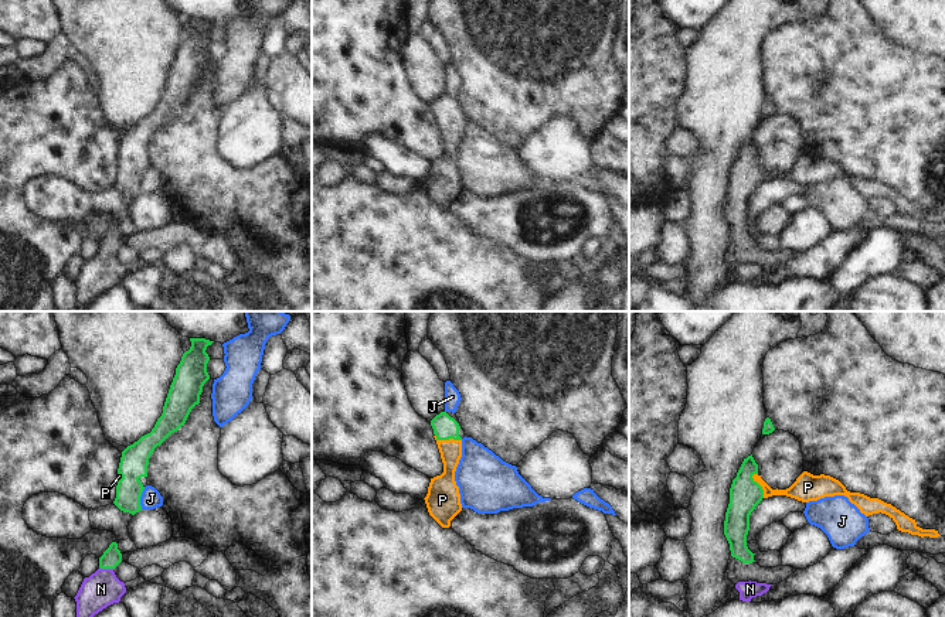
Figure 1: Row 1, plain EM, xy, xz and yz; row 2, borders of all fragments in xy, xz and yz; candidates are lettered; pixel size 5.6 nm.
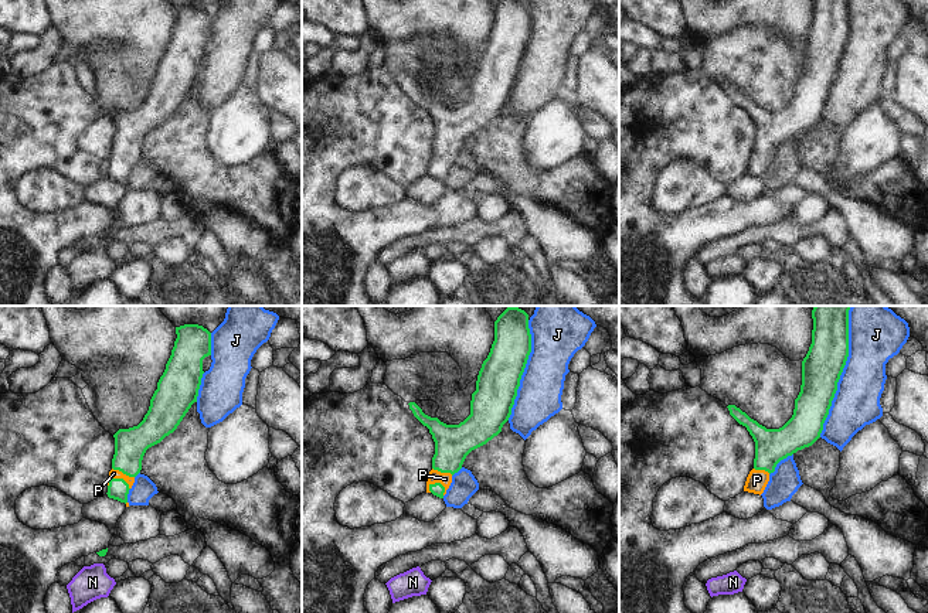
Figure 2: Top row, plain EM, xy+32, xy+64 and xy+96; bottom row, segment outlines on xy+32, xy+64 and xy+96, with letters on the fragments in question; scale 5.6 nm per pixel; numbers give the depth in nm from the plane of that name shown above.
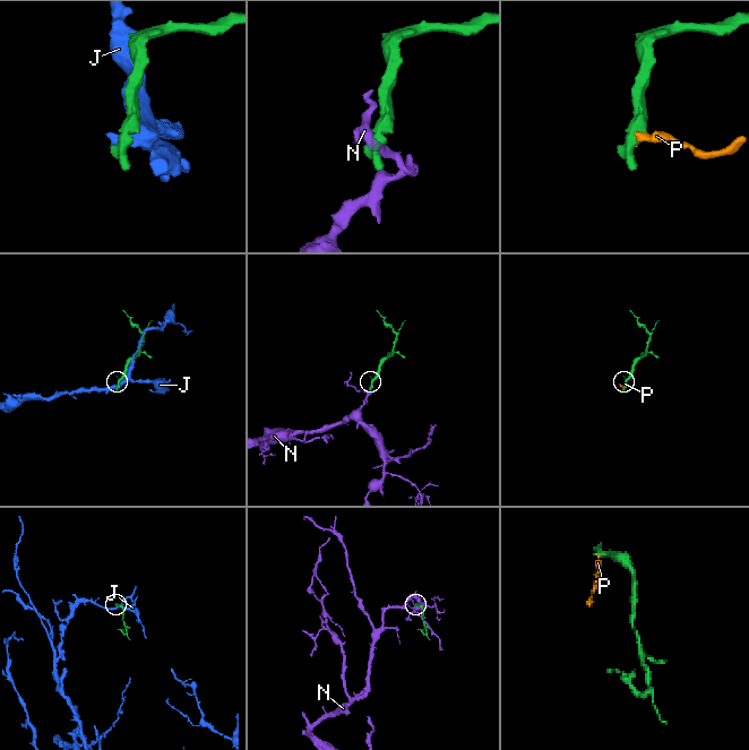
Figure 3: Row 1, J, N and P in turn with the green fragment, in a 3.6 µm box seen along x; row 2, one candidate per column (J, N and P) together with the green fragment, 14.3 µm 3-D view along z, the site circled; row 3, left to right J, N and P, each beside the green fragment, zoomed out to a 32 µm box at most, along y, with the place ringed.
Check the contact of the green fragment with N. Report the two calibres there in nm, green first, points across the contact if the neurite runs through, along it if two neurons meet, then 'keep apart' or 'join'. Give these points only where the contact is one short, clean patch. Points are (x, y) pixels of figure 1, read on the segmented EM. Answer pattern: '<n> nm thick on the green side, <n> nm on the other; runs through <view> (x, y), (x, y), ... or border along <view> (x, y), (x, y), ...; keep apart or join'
110 nm thick on the green side, 200 nm on the other; runs through xy (112, 556), (106, 568), (101, 589); join

